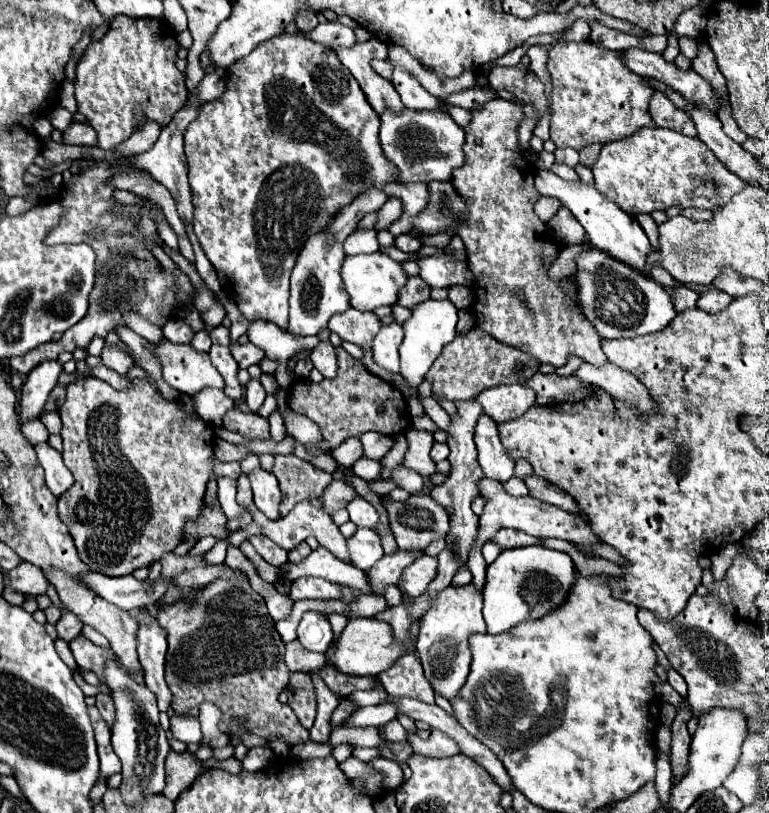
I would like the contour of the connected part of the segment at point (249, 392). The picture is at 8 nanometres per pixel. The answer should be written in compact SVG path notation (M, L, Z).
M250 380L248 384L246 384L246 402L248 402L248 406L250 406L250 410L252 412L258 412L258 408L262 406L262 402L264 402L264 398L266 398L266 392L264 392L264 386L260 384L260 380Z

